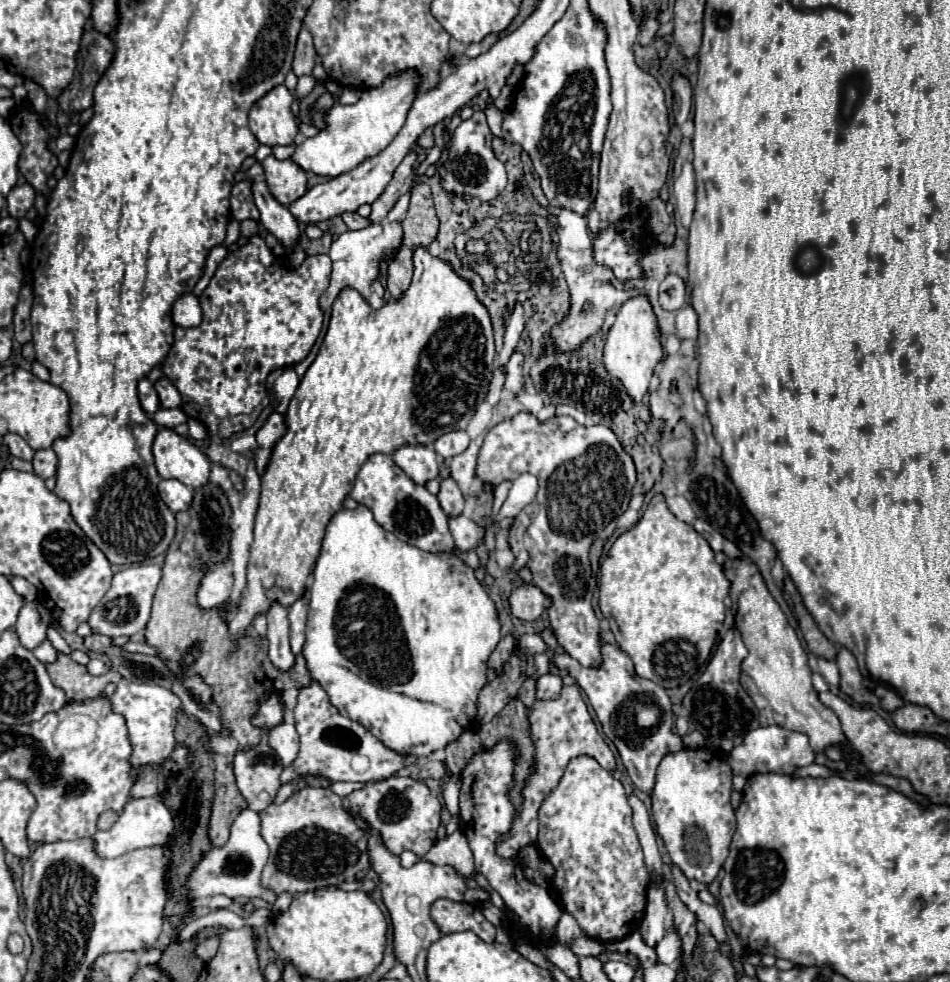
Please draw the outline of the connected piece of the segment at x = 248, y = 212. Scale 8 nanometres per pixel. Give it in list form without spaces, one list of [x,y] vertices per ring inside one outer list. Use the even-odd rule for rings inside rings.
[[[237,182],[231,190],[231,216],[235,220],[259,220],[259,210],[253,204],[253,194],[251,194],[251,182]]]

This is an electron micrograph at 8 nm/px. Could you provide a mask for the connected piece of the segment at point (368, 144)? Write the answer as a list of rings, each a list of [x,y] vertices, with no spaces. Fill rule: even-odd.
[[[411,70],[401,72],[395,76],[389,76],[387,82],[381,84],[379,88],[365,90],[361,94],[359,102],[355,102],[351,106],[343,106],[339,102],[341,86],[337,82],[333,82],[331,78],[327,78],[325,88],[335,98],[335,102],[323,116],[325,128],[317,136],[303,140],[303,144],[297,144],[291,160],[297,166],[301,166],[305,172],[313,172],[313,174],[325,176],[325,178],[335,178],[343,172],[353,170],[365,158],[379,154],[403,128],[407,110],[415,98],[417,82],[419,82],[417,74],[413,74]]]

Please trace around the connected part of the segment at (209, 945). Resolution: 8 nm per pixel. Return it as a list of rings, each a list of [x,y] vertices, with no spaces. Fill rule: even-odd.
[[[217,936],[205,938],[205,940],[197,942],[193,948],[193,954],[203,962],[209,962],[215,956],[215,952],[217,952]]]

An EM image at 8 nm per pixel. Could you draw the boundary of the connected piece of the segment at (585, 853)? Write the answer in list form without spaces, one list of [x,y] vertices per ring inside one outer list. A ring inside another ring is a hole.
[[[589,756],[573,758],[561,782],[543,800],[539,808],[537,848],[555,868],[551,892],[559,898],[563,910],[577,920],[585,936],[599,942],[619,942],[637,930],[647,902],[647,866],[633,828],[633,810],[627,802],[627,792],[619,780],[599,766],[597,760]]]

